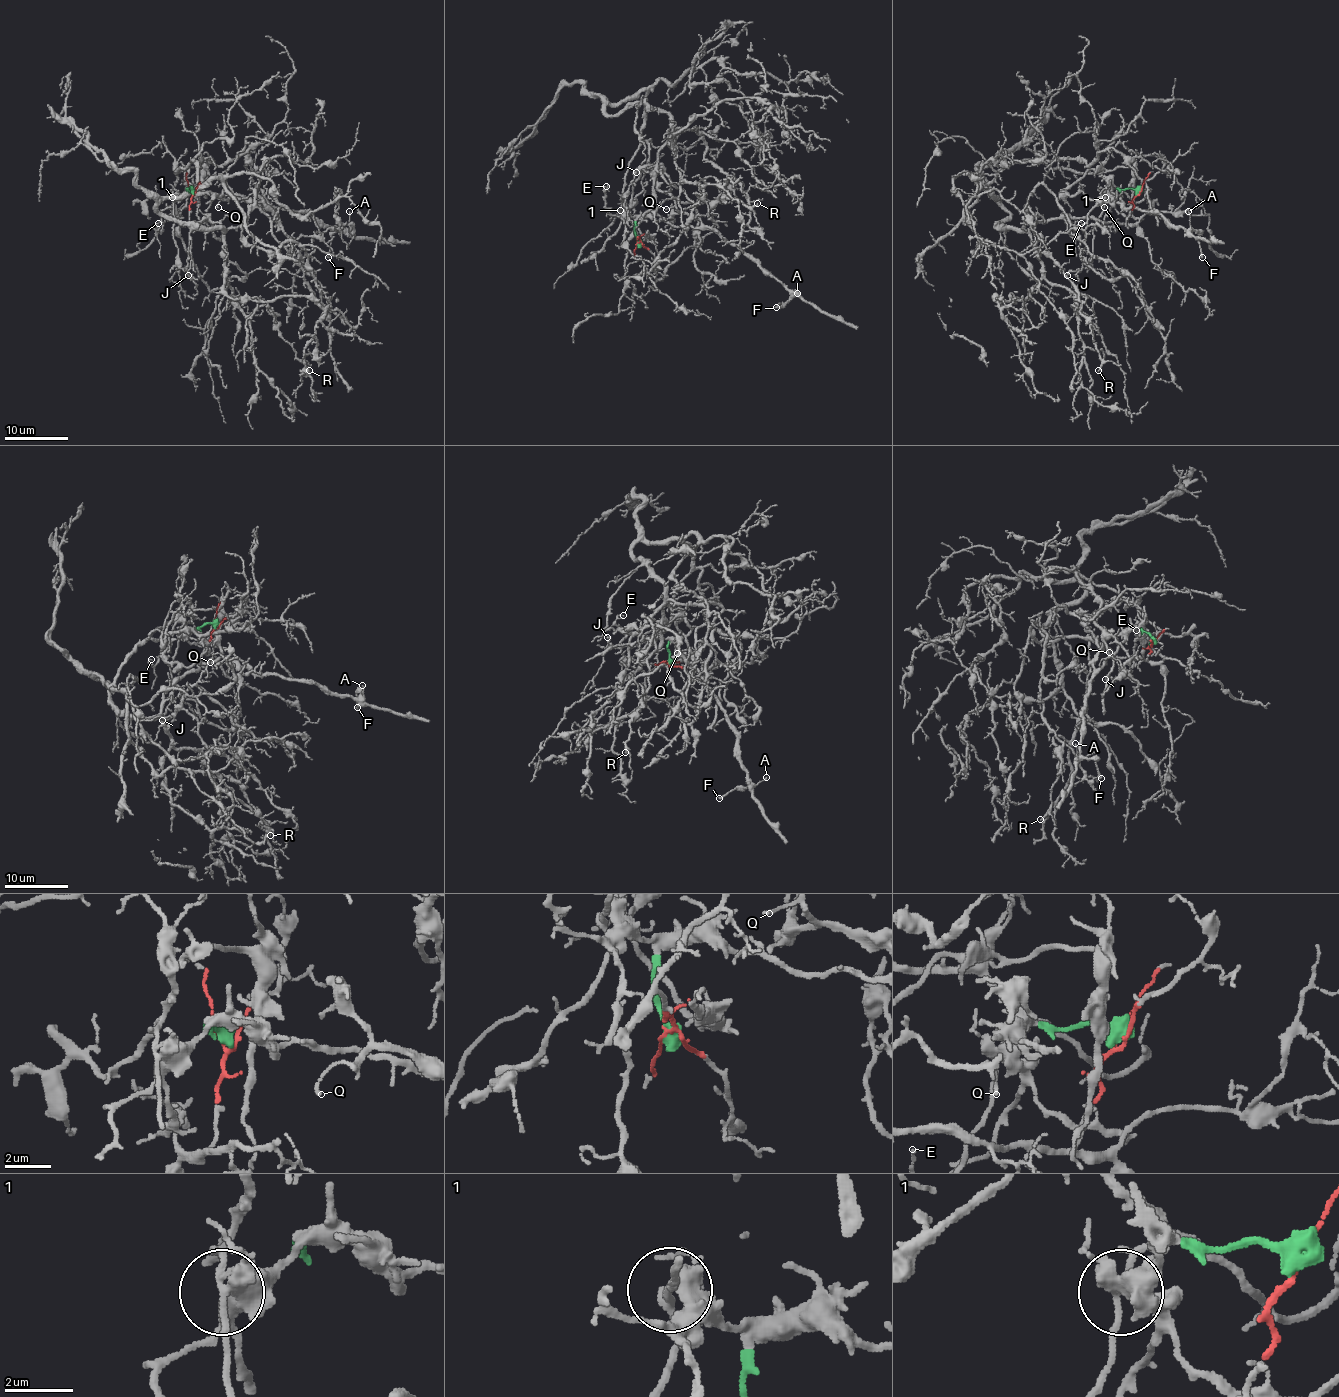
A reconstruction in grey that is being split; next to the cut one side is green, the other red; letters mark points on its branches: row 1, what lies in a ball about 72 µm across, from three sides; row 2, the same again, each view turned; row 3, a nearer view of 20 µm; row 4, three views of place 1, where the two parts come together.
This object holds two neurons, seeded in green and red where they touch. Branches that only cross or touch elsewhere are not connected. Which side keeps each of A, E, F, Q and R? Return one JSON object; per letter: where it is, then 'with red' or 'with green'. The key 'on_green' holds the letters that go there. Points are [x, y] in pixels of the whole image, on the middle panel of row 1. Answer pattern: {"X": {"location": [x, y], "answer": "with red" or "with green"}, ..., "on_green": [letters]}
{"A": {"location": [797, 293], "answer": "with green"}, "E": {"location": [606, 186], "answer": "with green"}, "F": {"location": [776, 307], "answer": "with green"}, "Q": {"location": [666, 209], "answer": "with green"}, "R": {"location": [757, 203], "answer": "with red"}, "on_green": ["A", "E", "F", "Q"]}

